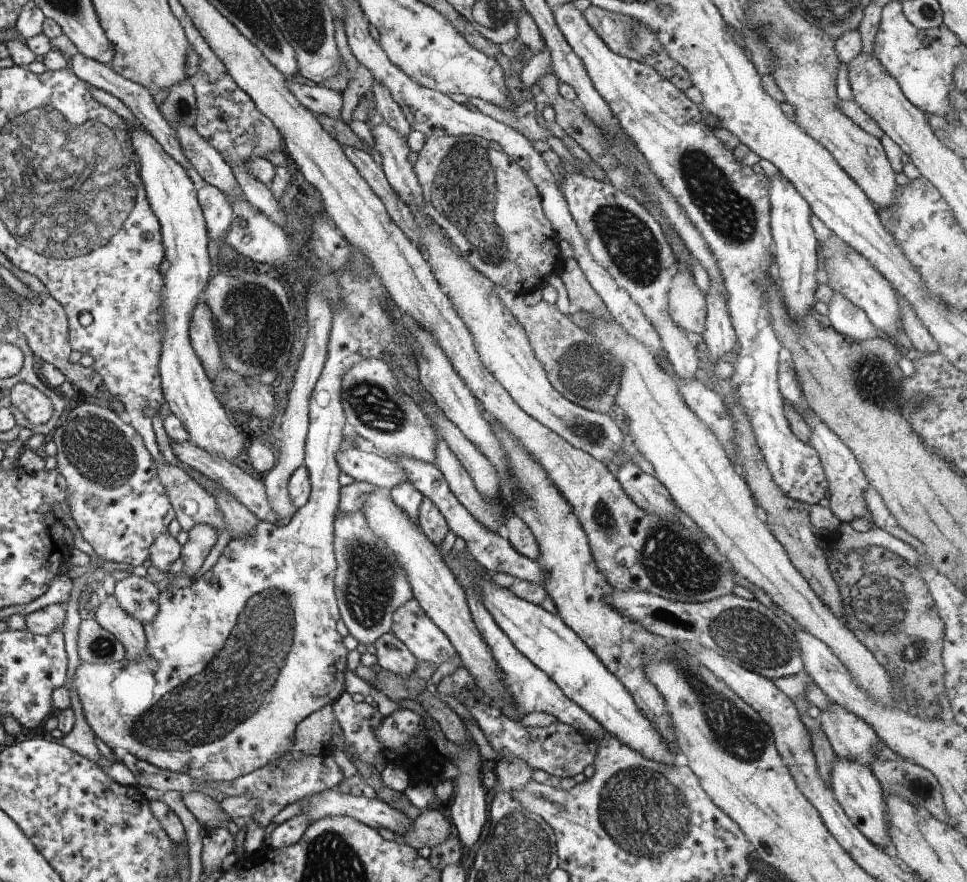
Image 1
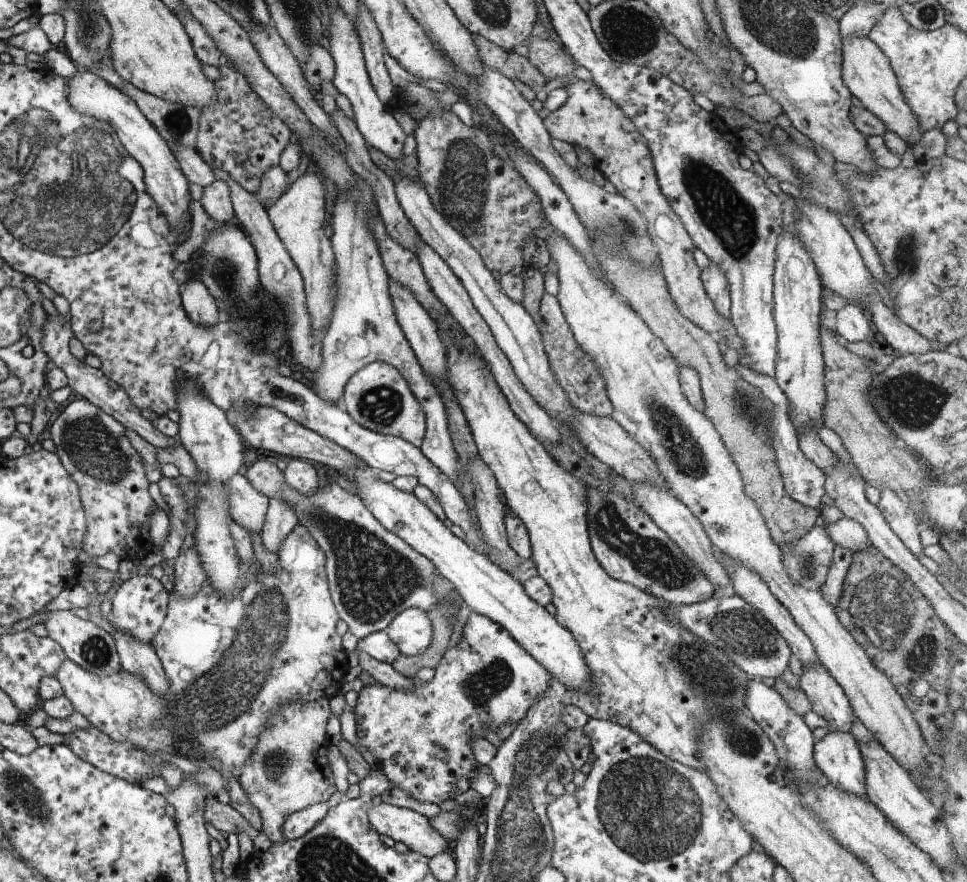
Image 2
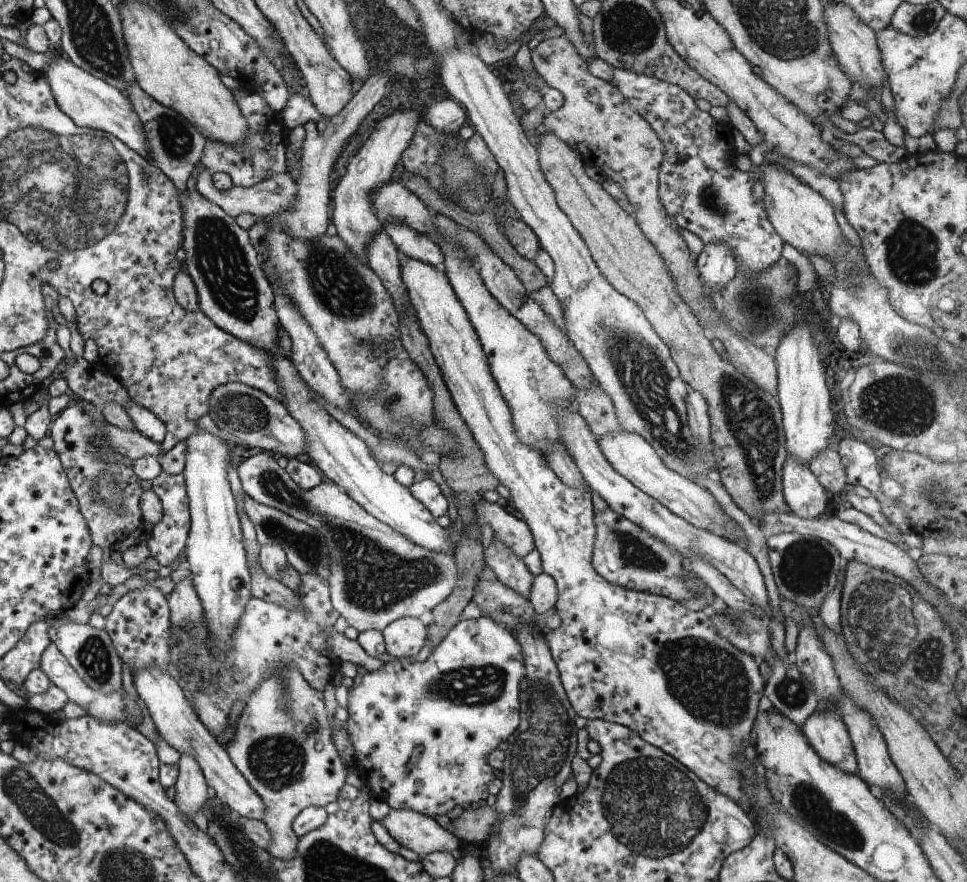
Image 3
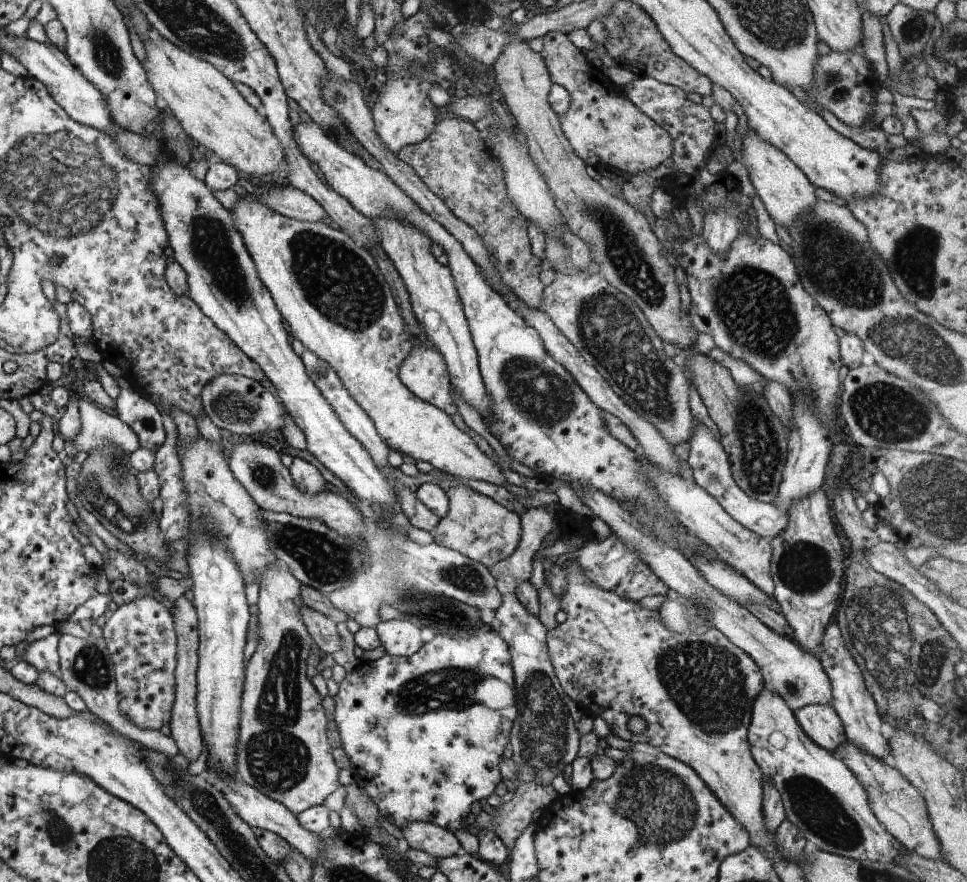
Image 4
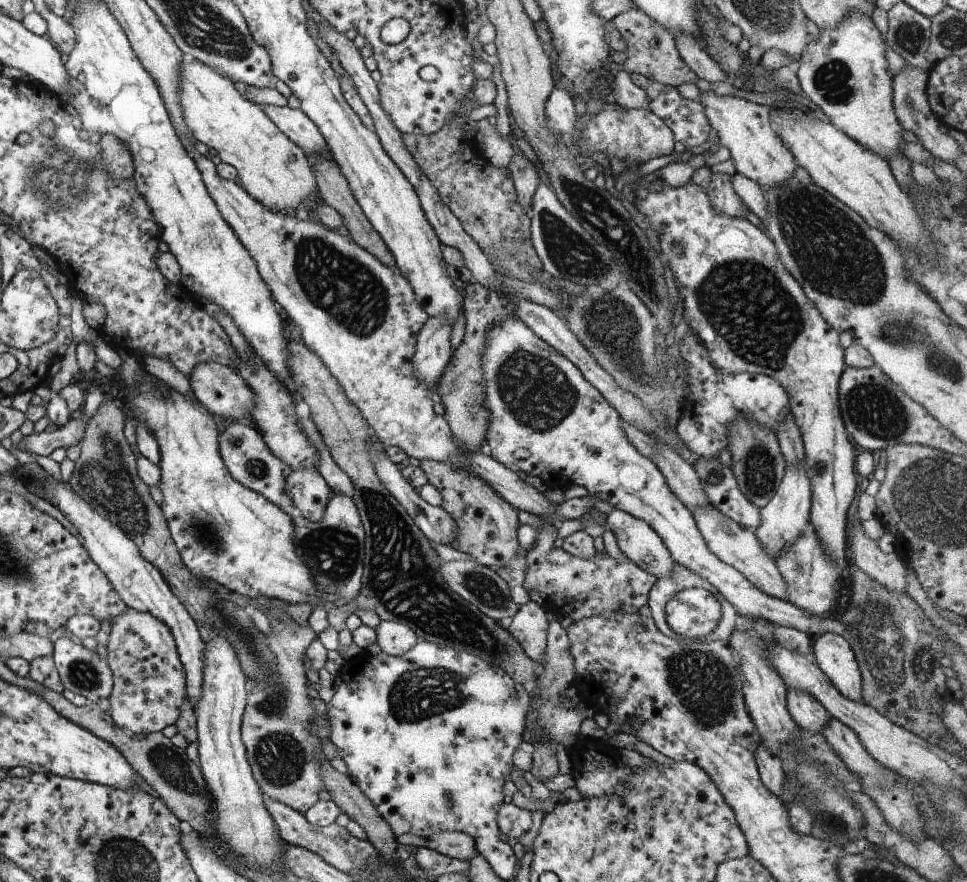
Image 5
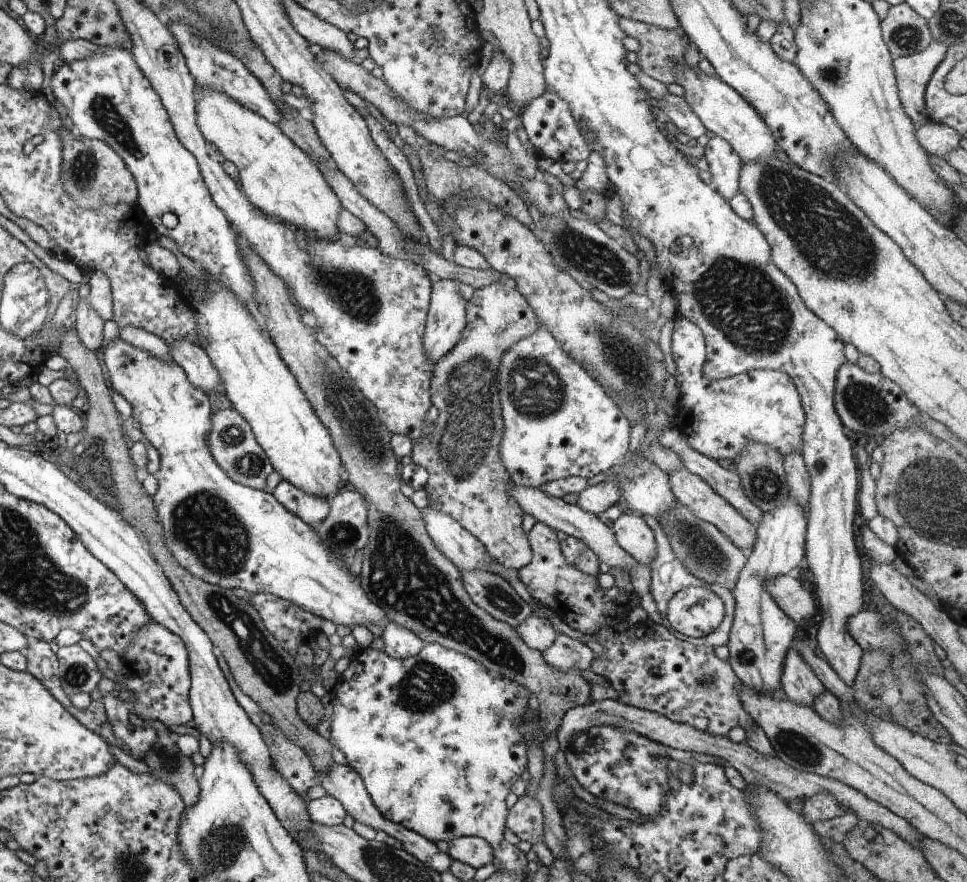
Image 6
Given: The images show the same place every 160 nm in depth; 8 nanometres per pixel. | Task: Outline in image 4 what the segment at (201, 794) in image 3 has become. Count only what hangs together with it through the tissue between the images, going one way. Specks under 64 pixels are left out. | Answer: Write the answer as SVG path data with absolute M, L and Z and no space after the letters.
M182 595L171 607L178 633L177 702L173 705L172 720L169 722L171 737L176 741L180 754L196 760L204 748L201 725L197 711L197 668L198 647L201 644L200 622L196 607Z

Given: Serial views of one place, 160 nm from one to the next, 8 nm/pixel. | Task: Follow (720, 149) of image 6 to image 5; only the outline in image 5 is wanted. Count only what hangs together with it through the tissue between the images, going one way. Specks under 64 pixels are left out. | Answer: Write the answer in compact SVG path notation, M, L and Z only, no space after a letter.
M712 173L710 186L707 186L707 193L717 211L726 213L730 218L746 218L748 208L734 190L733 176L724 173Z

